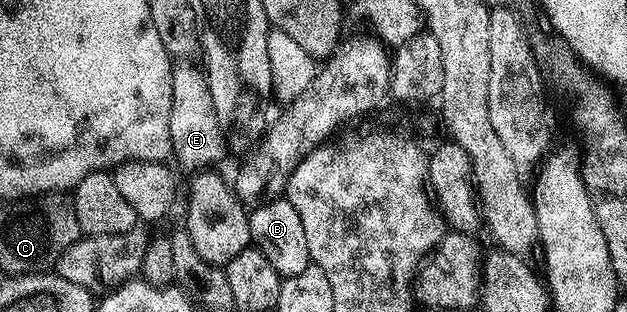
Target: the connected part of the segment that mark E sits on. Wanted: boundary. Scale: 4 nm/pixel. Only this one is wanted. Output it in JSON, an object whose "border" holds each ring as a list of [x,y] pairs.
{"border":[[[180,64],[172,71],[172,107],[170,108],[170,136],[172,137],[172,153],[171,157],[176,158],[175,165],[181,166],[184,170],[192,170],[191,172],[204,172],[215,162],[220,162],[226,155],[226,131],[220,125],[218,116],[214,112],[214,100],[210,96],[210,88],[208,87],[208,79],[202,73],[199,65],[196,64]]]}

